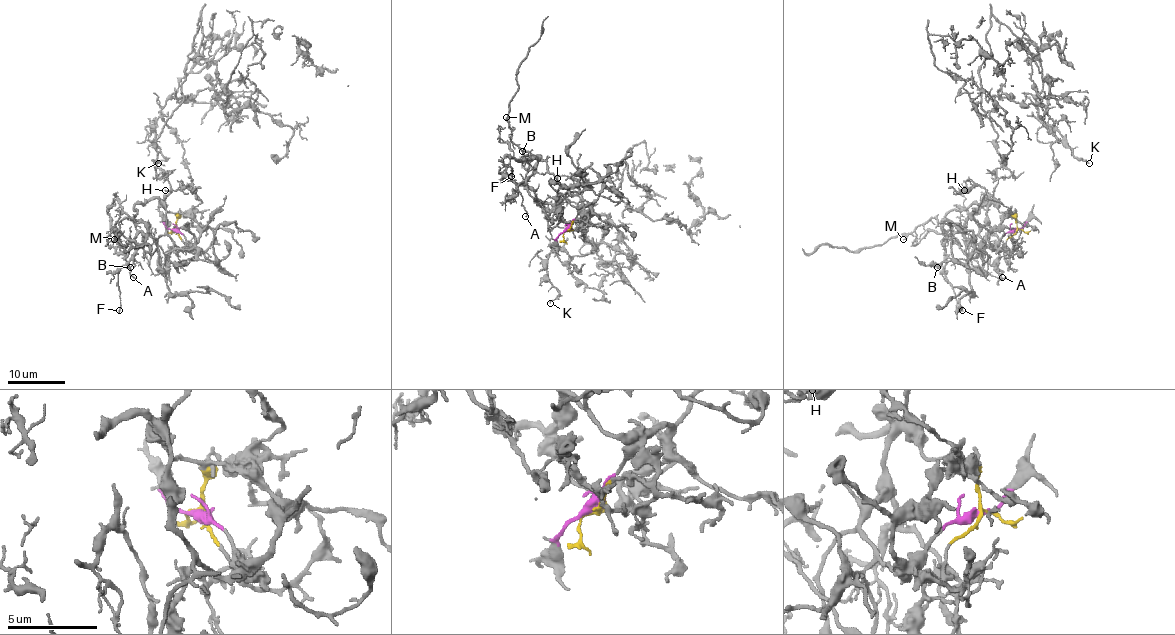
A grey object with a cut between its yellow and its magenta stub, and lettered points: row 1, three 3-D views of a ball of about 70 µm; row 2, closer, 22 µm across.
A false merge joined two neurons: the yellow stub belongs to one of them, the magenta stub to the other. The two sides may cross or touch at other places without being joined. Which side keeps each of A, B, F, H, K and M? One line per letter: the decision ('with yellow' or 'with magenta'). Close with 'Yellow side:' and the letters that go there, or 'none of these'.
A: with magenta
B: with magenta
F: with magenta
H: with yellow
K: with yellow
M: with magenta
Yellow side: H, K

